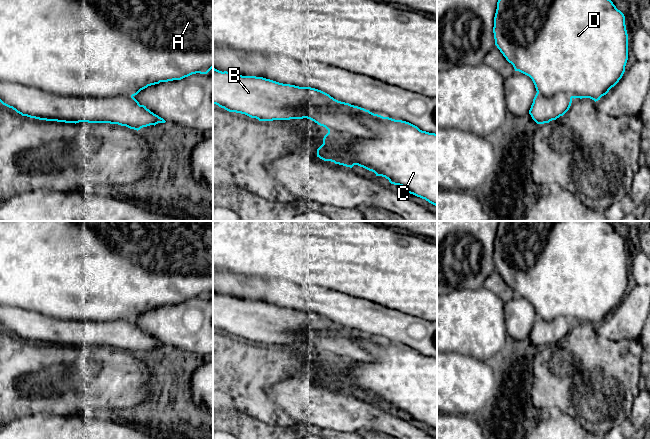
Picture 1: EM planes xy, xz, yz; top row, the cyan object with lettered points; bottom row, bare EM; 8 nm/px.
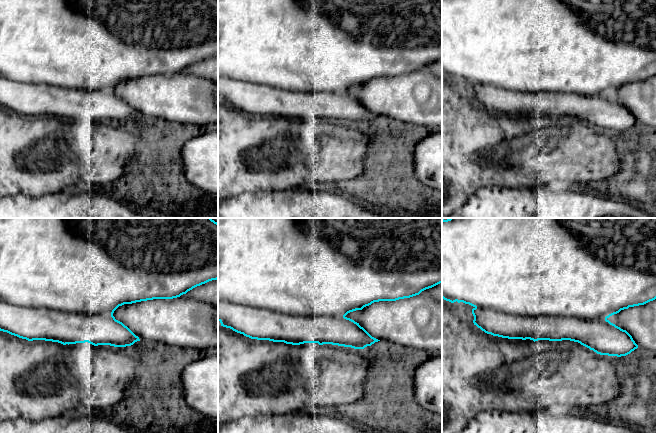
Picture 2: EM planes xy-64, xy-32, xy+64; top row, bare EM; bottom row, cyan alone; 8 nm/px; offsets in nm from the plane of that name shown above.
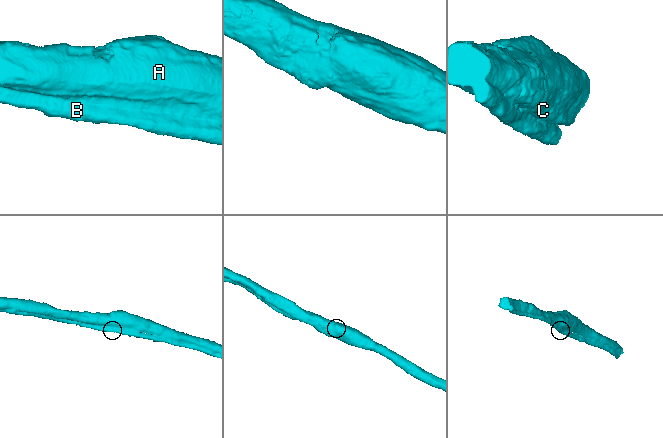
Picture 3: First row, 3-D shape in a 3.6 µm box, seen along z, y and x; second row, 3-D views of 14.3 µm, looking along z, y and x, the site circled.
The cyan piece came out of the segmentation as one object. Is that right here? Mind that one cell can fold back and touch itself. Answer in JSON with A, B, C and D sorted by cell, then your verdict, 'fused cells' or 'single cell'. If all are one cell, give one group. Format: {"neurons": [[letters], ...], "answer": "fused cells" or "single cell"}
{"neurons": [["A", "C", "D"], ["B"]], "answer": "fused cells"}

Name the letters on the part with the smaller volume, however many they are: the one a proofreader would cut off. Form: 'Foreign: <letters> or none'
Foreign: B

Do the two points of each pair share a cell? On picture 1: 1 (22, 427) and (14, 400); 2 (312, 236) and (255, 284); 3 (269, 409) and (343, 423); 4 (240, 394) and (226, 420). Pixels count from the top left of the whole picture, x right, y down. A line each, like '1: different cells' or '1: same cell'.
1: different cells
2: different cells
3: different cells
4: different cells

